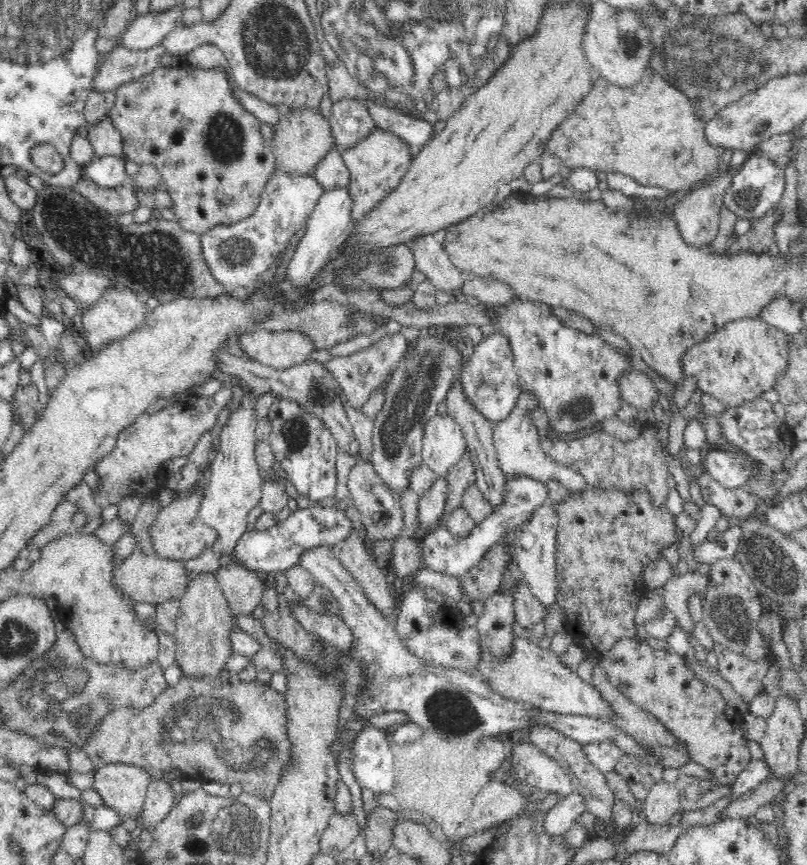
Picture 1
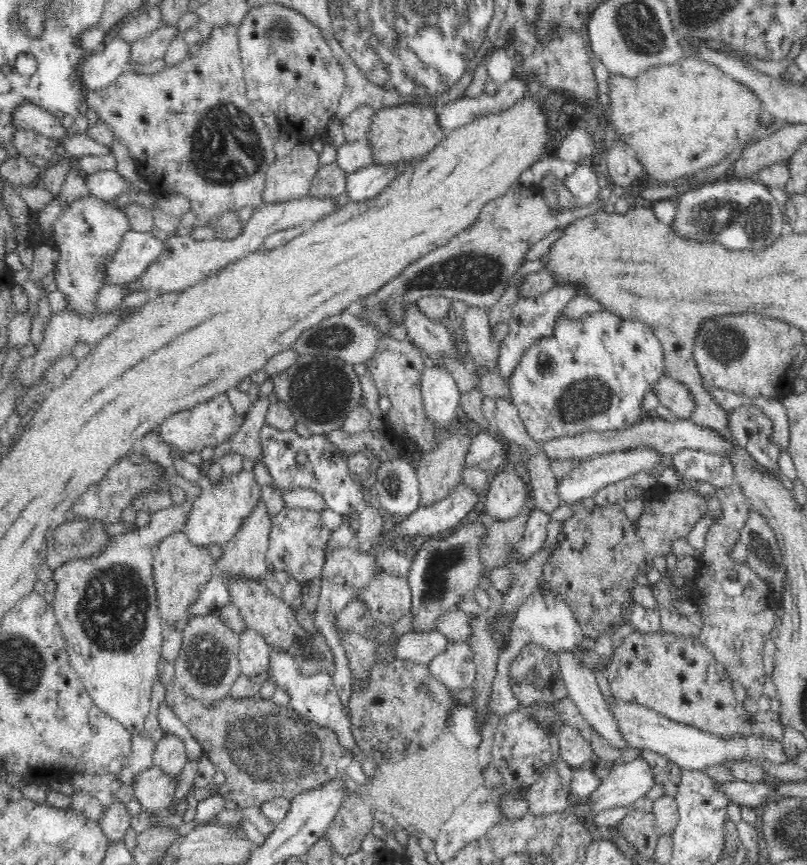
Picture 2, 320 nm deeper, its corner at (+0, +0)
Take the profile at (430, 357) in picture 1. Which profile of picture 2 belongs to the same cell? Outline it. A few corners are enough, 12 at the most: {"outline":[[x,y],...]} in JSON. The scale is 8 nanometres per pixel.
{"outline":[[412,461],[378,464],[372,497],[381,511],[406,516],[420,507]]}

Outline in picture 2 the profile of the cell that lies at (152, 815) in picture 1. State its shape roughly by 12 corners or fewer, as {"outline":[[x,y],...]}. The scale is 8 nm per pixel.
{"outline":[[171,733],[155,744],[153,764],[178,776],[186,766],[183,741]]}

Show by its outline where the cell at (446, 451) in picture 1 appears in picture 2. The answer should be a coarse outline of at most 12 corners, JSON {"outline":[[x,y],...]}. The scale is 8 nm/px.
{"outline":[[433,363],[422,376],[428,419],[438,430],[460,414],[461,393],[447,367]]}

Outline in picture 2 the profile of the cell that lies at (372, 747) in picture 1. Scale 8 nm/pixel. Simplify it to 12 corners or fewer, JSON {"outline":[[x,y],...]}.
{"outline":[[271,649],[269,676],[302,719],[332,730],[350,757],[354,739],[332,673],[305,677],[288,651]]}

